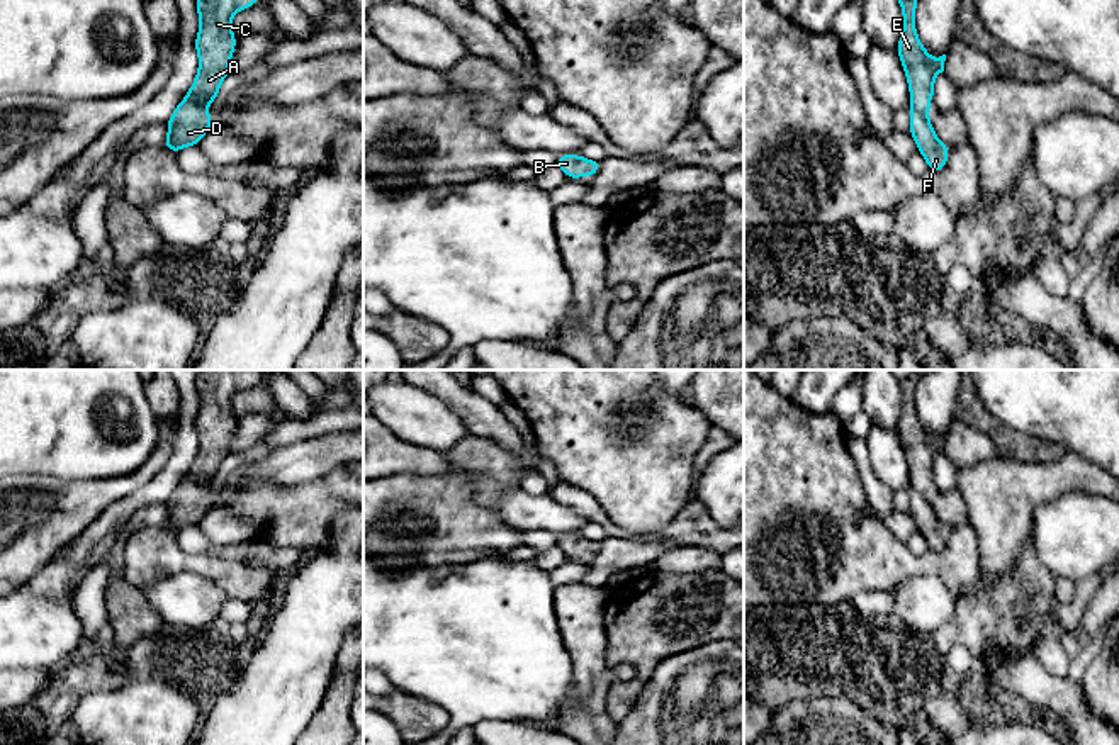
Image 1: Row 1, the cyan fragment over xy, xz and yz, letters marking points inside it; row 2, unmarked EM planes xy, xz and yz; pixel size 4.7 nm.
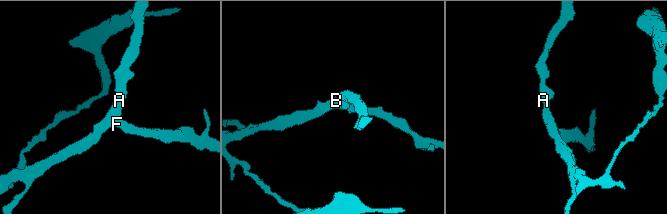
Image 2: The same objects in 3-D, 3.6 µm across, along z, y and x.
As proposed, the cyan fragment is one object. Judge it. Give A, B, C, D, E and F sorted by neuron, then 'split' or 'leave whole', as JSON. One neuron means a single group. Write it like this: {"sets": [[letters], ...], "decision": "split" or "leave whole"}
{"sets": [["A", "B", "C", "D", "E", "F"]], "decision": "leave whole"}

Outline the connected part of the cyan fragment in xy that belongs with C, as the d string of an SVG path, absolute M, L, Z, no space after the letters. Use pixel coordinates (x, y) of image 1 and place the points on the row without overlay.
M200 370L195 385L200 399L195 417L199 451L185 479L168 499L168 516L163 523L178 536L183 526L197 526L204 514L214 507L212 496L205 492L231 453L229 443L236 429L231 397L258 384L258 370Z

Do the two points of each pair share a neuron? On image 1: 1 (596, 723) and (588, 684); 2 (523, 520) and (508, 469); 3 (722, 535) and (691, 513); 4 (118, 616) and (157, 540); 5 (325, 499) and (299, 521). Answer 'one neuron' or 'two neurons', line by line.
1: one neuron
2: two neurons
3: one neuron
4: two neurons
5: one neuron

